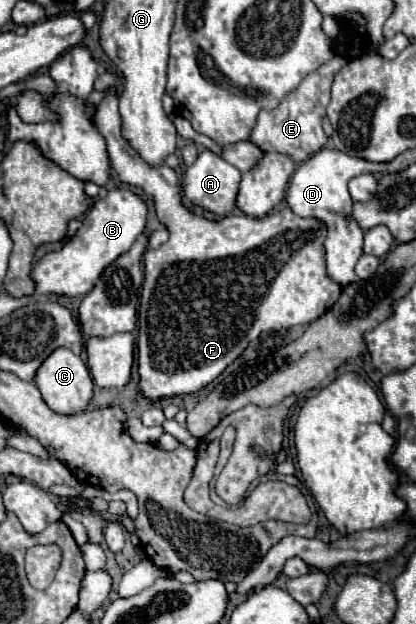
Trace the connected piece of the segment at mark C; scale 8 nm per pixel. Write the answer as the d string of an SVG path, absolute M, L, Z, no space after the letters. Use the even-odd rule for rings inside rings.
M58 347L58 351L52 351L44 359L42 367L38 367L38 371L34 375L34 383L40 389L42 399L46 401L46 405L52 411L62 413L62 415L84 411L86 405L88 405L88 401L92 399L92 387L94 387L94 383L92 383L92 377L88 373L86 363L82 361L80 355L72 353L66 347Z

